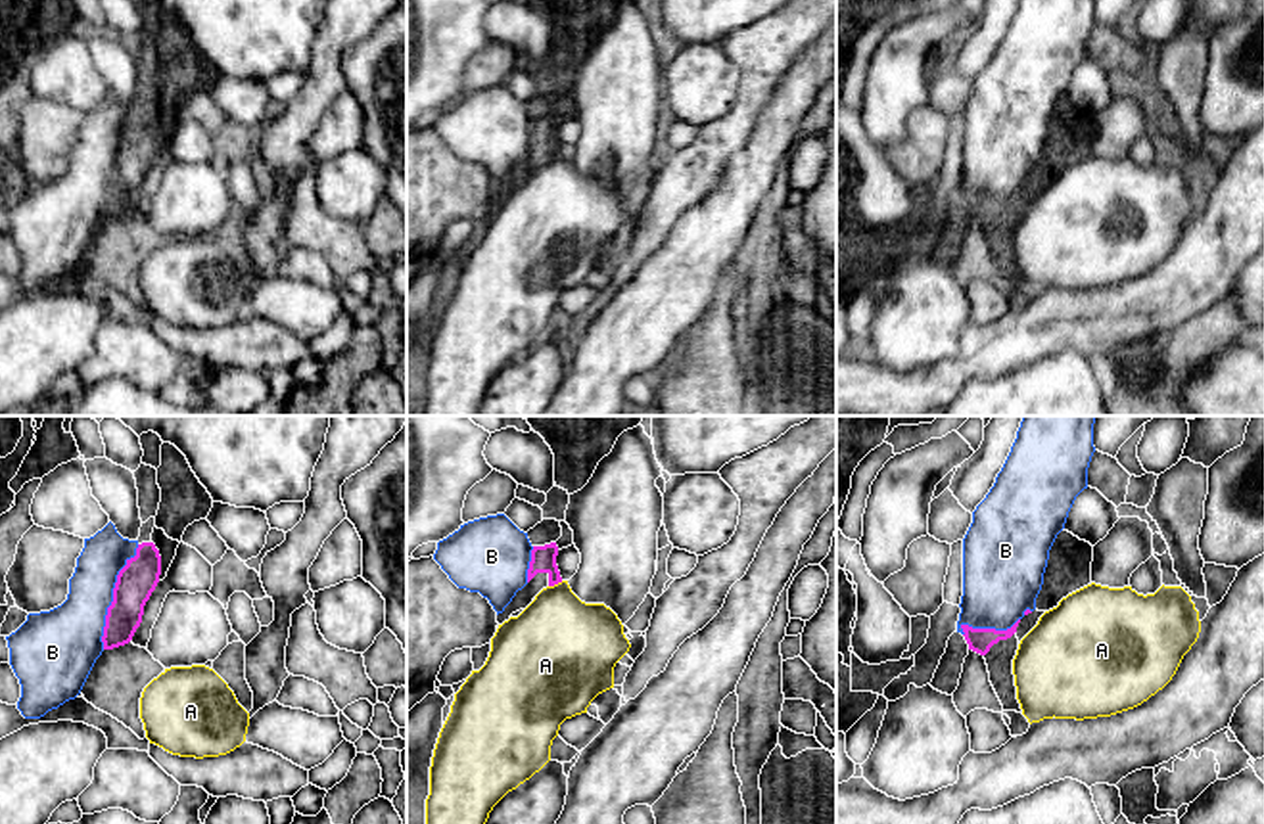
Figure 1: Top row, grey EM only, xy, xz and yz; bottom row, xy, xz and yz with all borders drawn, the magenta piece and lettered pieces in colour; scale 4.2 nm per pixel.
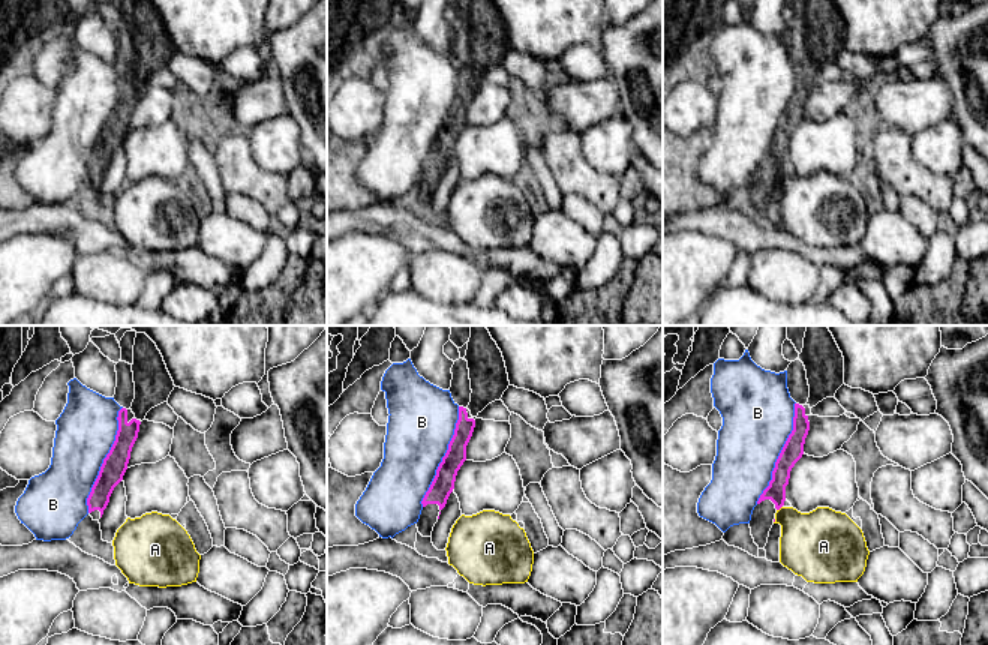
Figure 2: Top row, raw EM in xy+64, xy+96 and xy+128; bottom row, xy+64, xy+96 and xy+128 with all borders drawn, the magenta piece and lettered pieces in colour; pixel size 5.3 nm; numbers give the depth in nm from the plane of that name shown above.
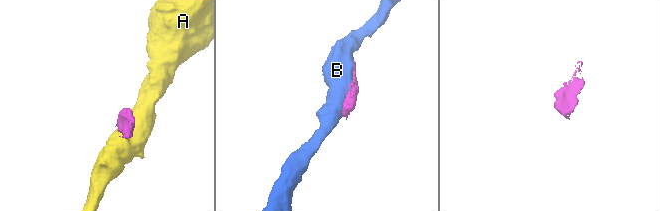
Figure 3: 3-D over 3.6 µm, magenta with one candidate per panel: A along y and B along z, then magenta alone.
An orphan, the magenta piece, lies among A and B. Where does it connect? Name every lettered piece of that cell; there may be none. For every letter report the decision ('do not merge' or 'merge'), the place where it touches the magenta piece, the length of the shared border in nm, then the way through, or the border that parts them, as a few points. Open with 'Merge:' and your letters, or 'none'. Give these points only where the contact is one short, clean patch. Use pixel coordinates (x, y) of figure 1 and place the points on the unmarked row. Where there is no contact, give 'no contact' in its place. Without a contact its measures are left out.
Merge: none
A: do not merge | xz (555, 154) | 70 nm | along xz (562, 152), (549, 158)
B: do not merge | xy (114, 167) | 460 nm

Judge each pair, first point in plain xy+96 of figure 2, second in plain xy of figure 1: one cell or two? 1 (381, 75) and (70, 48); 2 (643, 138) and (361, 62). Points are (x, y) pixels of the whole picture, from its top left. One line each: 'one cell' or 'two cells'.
1: one cell
2: one cell

